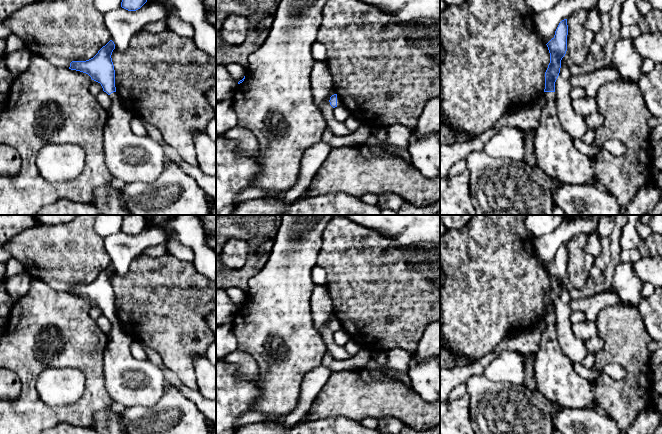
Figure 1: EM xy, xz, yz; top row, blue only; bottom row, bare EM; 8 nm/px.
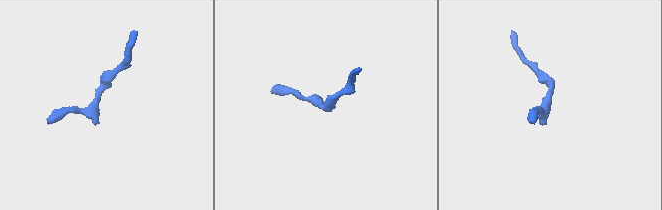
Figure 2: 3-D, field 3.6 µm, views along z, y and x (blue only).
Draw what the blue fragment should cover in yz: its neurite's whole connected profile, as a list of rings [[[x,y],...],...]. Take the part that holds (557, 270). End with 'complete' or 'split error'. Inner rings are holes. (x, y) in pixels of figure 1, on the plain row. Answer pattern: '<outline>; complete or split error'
[[[564,243],[559,247],[554,261],[546,268],[550,287],[545,296],[542,344],[534,362],[537,393],[548,403],[554,402],[563,408],[598,409],[591,382],[574,370],[573,363],[563,352],[557,338],[555,306],[567,275],[567,259],[567,243]]]; split error

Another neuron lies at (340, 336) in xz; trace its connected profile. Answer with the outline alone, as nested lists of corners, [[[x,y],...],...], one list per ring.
[[[343,329],[335,331],[333,337],[335,343],[341,347],[345,347],[346,343],[351,340],[351,337]]]

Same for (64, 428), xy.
[[[61,423],[42,431],[40,434],[98,434],[92,427],[74,426],[69,423]]]

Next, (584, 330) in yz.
[[[575,321],[572,323],[572,330],[575,336],[583,342],[597,335],[597,325],[595,321]]]

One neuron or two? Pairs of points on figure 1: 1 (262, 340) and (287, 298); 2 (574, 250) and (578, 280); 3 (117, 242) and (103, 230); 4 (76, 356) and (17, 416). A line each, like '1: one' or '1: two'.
1: one
2: one
3: two
4: one

